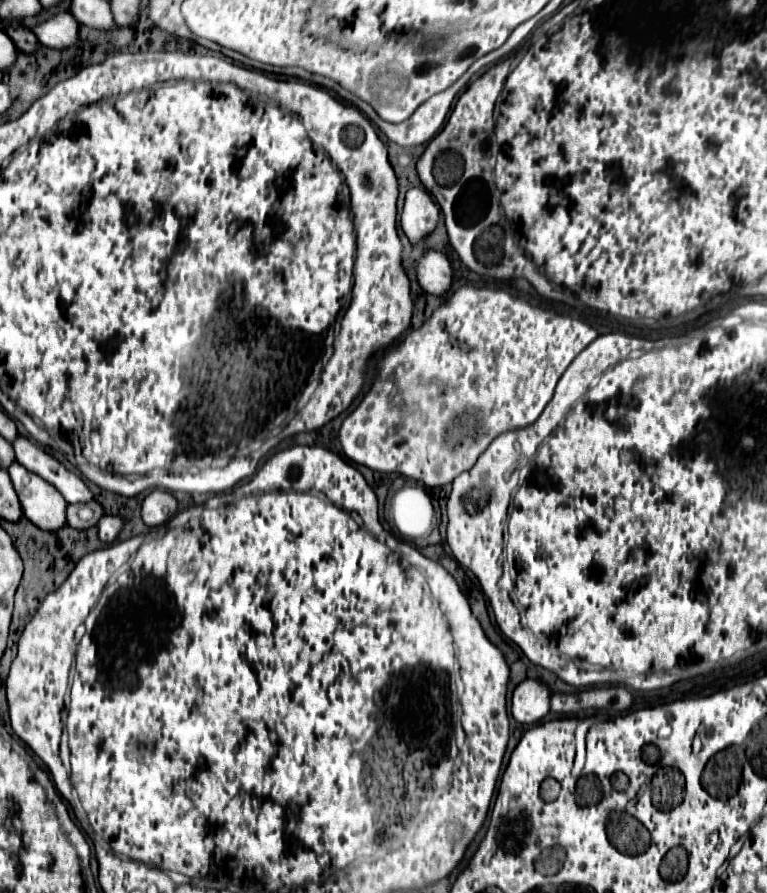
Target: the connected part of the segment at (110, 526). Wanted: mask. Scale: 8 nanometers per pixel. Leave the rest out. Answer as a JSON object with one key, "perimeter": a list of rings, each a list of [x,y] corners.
{"perimeter":[[[103,516],[99,520],[99,524],[97,524],[97,536],[99,536],[99,540],[111,544],[117,538],[121,526],[123,526],[121,518],[117,518],[117,516]]]}

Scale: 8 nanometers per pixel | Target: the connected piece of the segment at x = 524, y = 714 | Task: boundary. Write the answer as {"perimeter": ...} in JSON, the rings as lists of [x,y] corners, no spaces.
{"perimeter":[[[537,680],[521,682],[511,698],[511,714],[521,724],[537,724],[549,712],[549,688]]]}

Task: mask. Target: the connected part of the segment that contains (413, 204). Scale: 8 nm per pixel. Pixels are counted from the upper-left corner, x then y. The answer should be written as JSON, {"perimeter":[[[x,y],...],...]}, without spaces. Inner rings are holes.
{"perimeter":[[[409,188],[401,214],[401,228],[411,242],[419,242],[433,232],[439,220],[439,208],[431,200],[431,194],[423,188]]]}

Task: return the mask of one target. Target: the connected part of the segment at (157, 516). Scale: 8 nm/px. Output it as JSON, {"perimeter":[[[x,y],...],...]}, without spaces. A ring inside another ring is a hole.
{"perimeter":[[[153,490],[141,504],[141,518],[147,526],[159,526],[177,512],[177,500],[173,494]]]}

